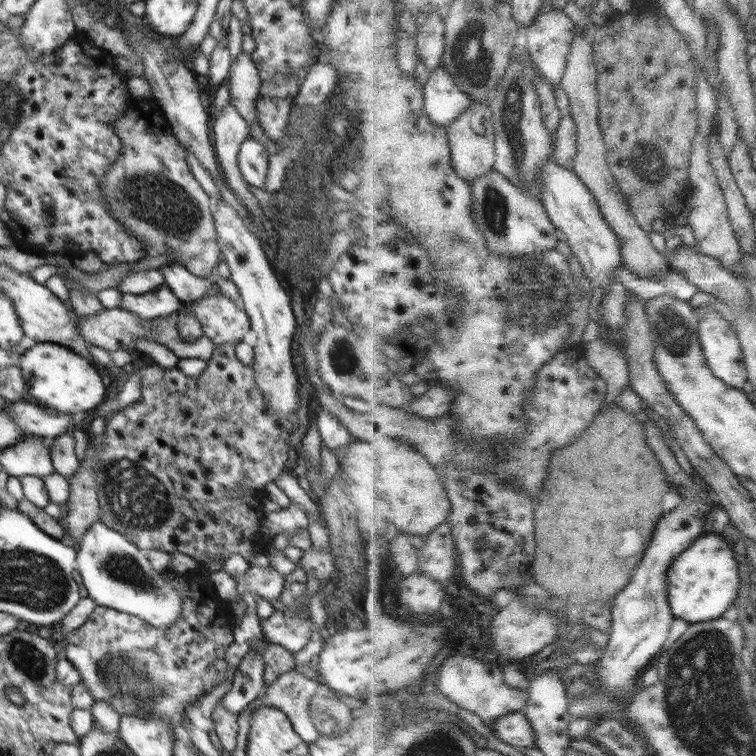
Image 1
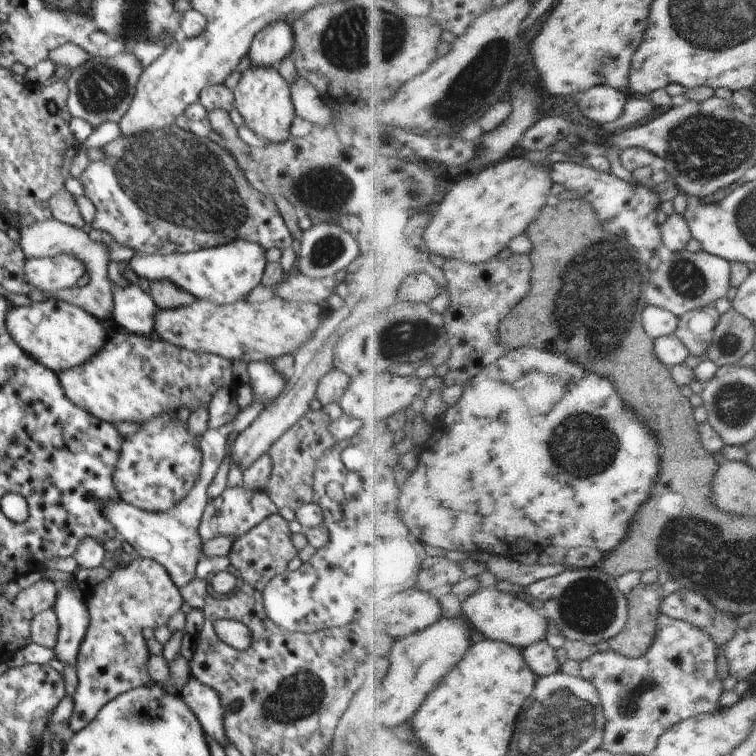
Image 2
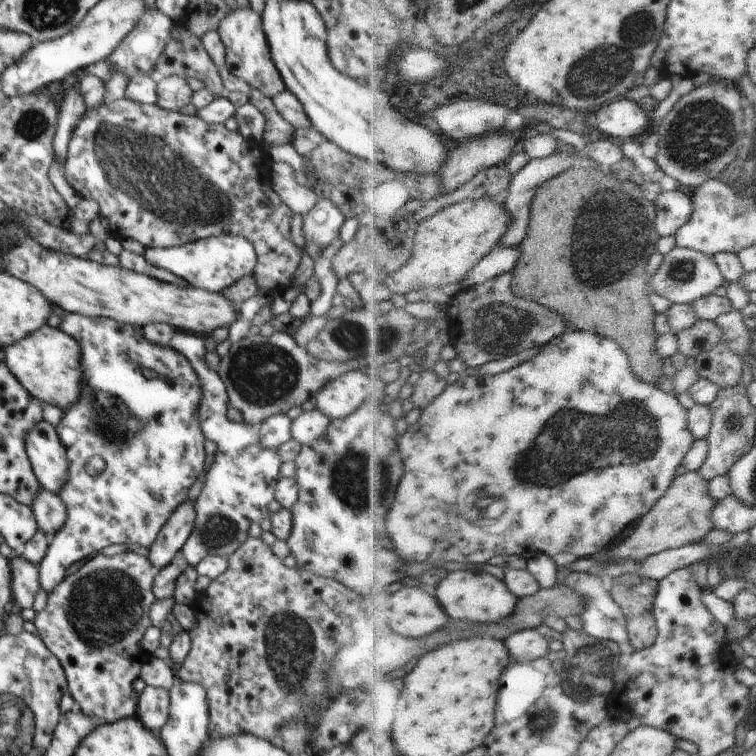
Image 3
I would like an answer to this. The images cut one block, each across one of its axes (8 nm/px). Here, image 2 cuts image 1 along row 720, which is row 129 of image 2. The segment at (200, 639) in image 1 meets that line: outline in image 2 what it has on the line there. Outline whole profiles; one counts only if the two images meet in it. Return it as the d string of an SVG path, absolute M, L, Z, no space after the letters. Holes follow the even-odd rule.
M174 124L173 126L166 126L163 130L144 130L144 133L132 134L132 136L128 137L120 134L116 140L106 144L103 149L103 159L89 164L80 177L85 196L92 200L92 204L96 208L96 216L94 216L92 228L110 234L120 245L136 250L137 254L168 255L171 253L192 253L238 239L254 242L262 246L265 251L271 248L278 248L284 252L293 244L293 238L288 231L288 226L284 223L275 203L268 196L260 194L256 188L253 188L249 180L246 179L245 172L239 168L236 160L229 154L226 148L218 146L212 140L206 137L197 137L189 130L179 128Z

